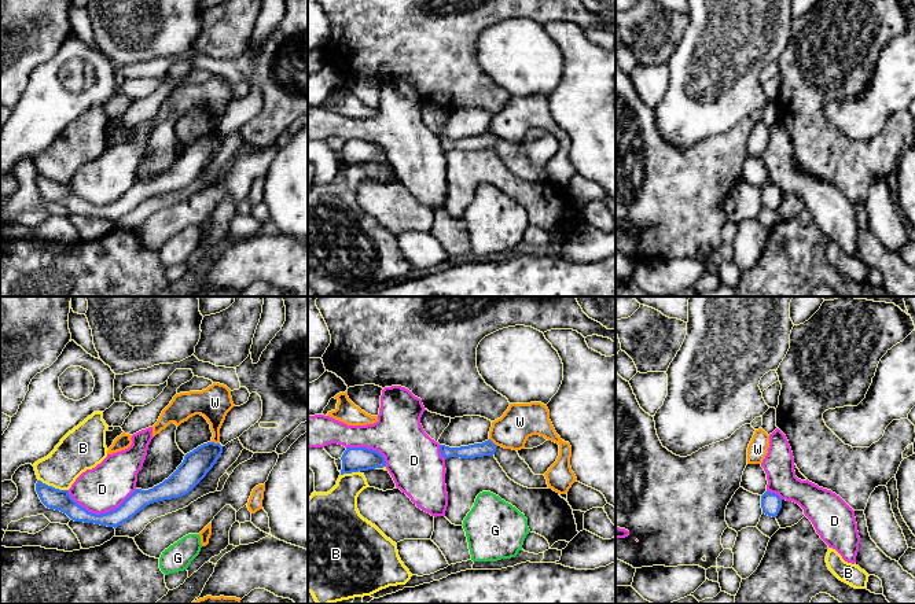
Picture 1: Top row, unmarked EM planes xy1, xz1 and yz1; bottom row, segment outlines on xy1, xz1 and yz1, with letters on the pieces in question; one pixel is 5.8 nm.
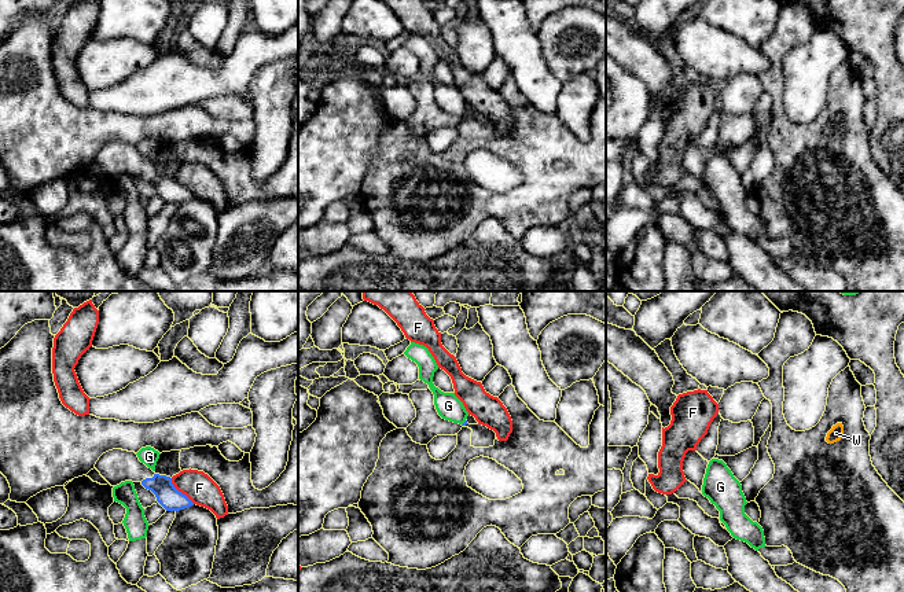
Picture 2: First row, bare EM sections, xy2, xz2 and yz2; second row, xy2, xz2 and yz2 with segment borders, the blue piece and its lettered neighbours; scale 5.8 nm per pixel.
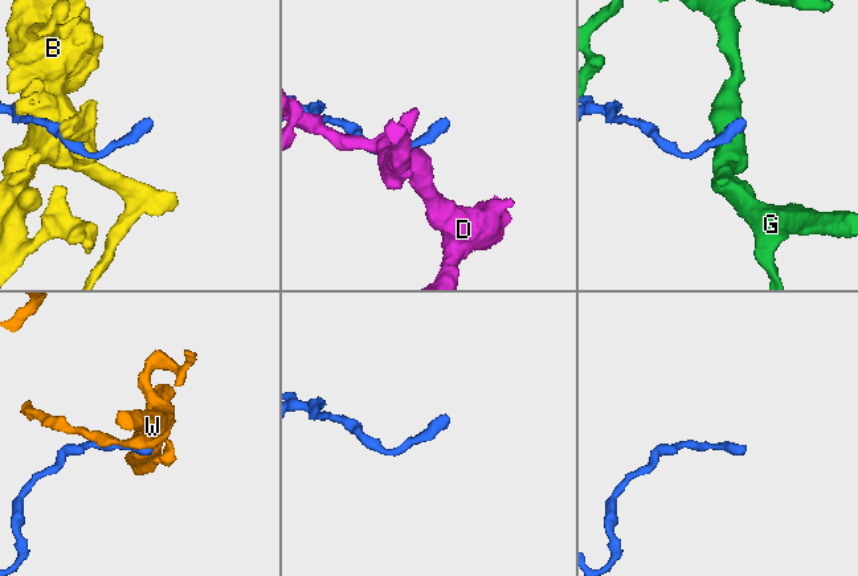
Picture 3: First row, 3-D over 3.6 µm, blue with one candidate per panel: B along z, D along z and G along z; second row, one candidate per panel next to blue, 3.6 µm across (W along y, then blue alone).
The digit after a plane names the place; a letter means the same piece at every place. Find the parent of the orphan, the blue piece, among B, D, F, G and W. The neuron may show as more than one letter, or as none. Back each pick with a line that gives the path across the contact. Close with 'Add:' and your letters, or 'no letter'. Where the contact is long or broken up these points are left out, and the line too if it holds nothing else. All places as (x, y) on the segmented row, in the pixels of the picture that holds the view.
Add: no letter

